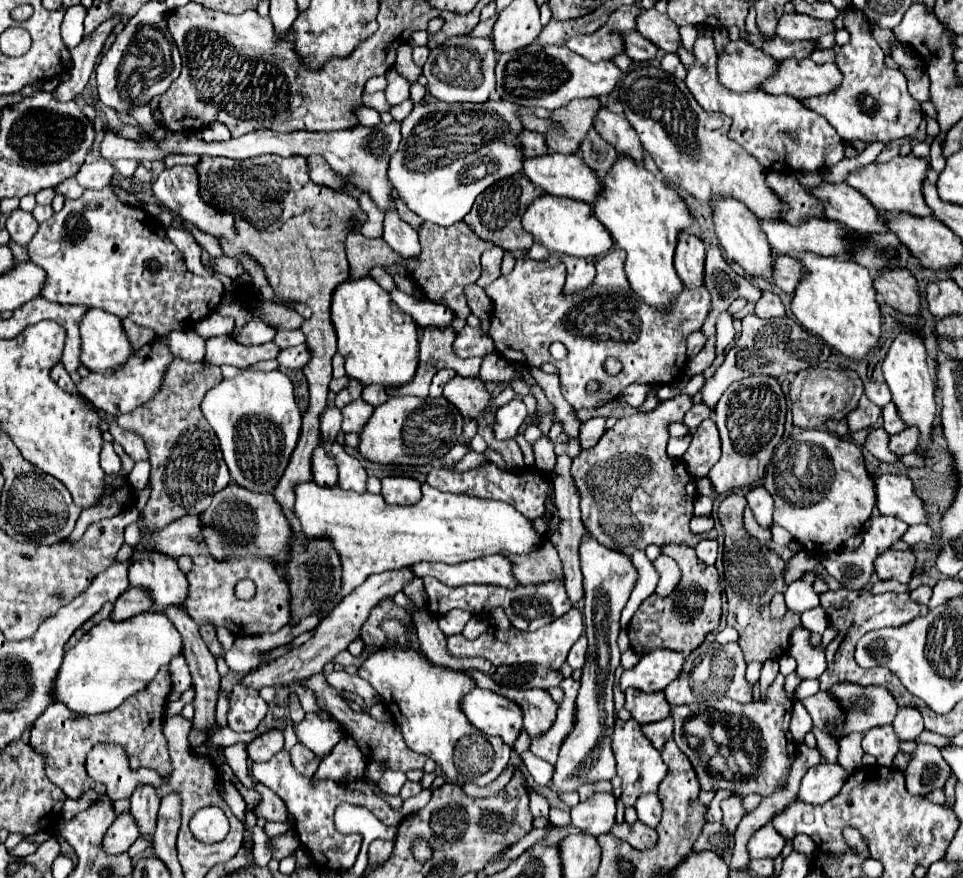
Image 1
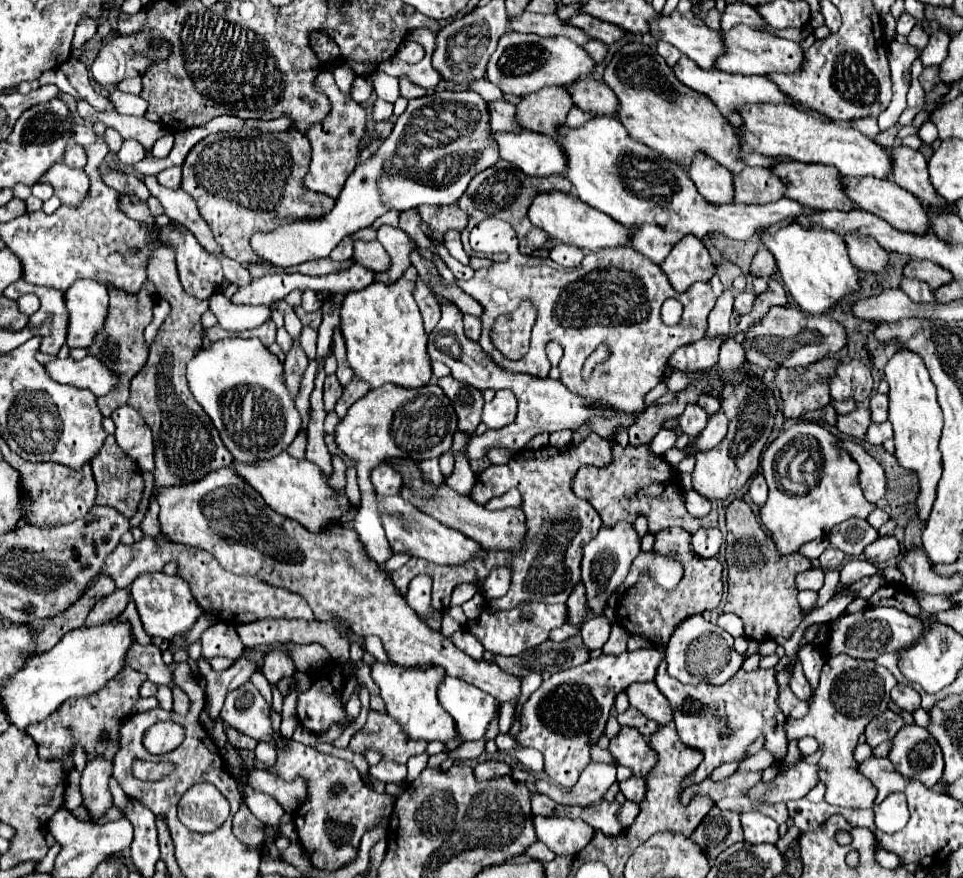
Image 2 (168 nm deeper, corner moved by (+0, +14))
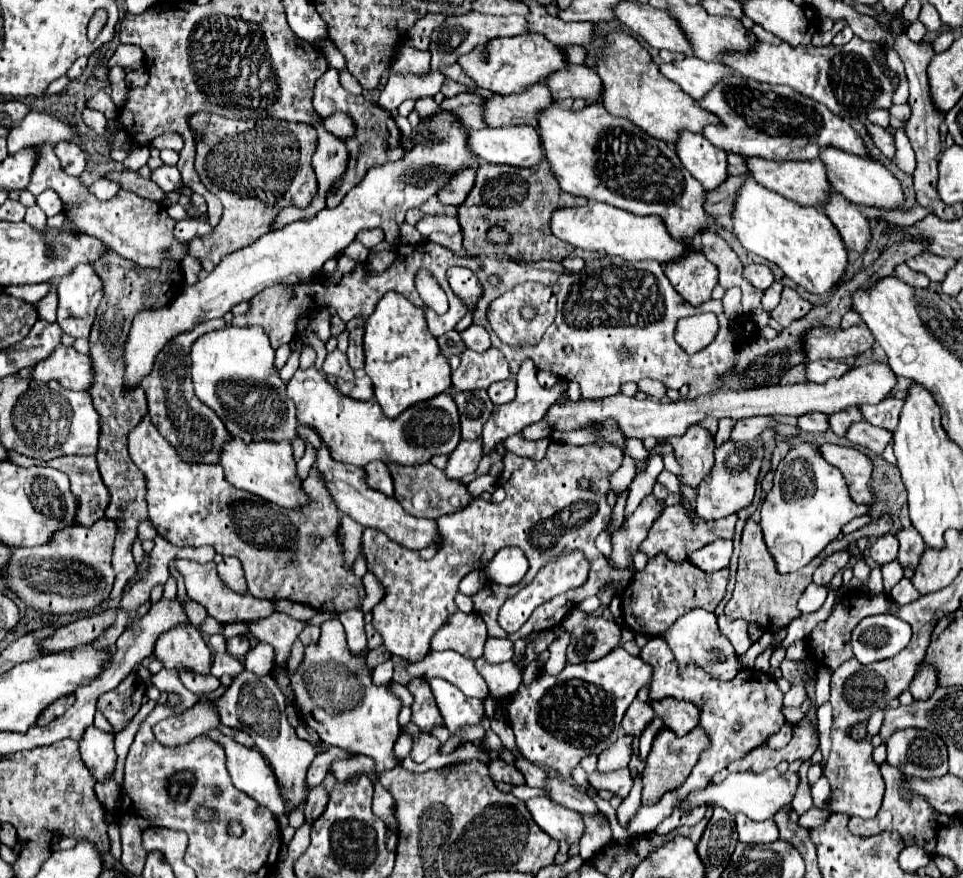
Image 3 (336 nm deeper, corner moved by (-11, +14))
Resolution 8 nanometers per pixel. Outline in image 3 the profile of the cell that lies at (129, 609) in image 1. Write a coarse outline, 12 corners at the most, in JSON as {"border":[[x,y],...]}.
{"border":[[115,612],[81,618],[41,642],[41,654],[89,644],[113,622]]}

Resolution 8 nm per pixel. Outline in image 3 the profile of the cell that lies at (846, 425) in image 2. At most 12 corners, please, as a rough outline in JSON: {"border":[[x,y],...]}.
{"border":[[855,406],[829,414],[829,430],[843,436],[845,430],[861,420]]}

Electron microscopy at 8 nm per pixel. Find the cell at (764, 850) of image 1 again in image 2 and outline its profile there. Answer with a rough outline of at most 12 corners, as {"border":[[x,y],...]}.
{"border":[[758,810],[742,812],[744,840],[776,844],[778,824]]}

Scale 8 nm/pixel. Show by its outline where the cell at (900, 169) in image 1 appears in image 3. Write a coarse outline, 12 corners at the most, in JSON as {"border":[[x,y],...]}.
{"border":[[729,74],[697,104],[725,152],[867,154],[843,118],[789,86]]}

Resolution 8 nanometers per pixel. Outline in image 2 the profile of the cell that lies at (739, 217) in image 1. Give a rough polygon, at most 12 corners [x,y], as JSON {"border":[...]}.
{"border":[[698,154],[690,178],[714,206],[734,202],[734,174]]}

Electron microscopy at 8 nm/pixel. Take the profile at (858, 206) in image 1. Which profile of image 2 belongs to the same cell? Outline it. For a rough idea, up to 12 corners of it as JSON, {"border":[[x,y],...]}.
{"border":[[782,162],[772,168],[808,208],[854,210],[834,166]]}

